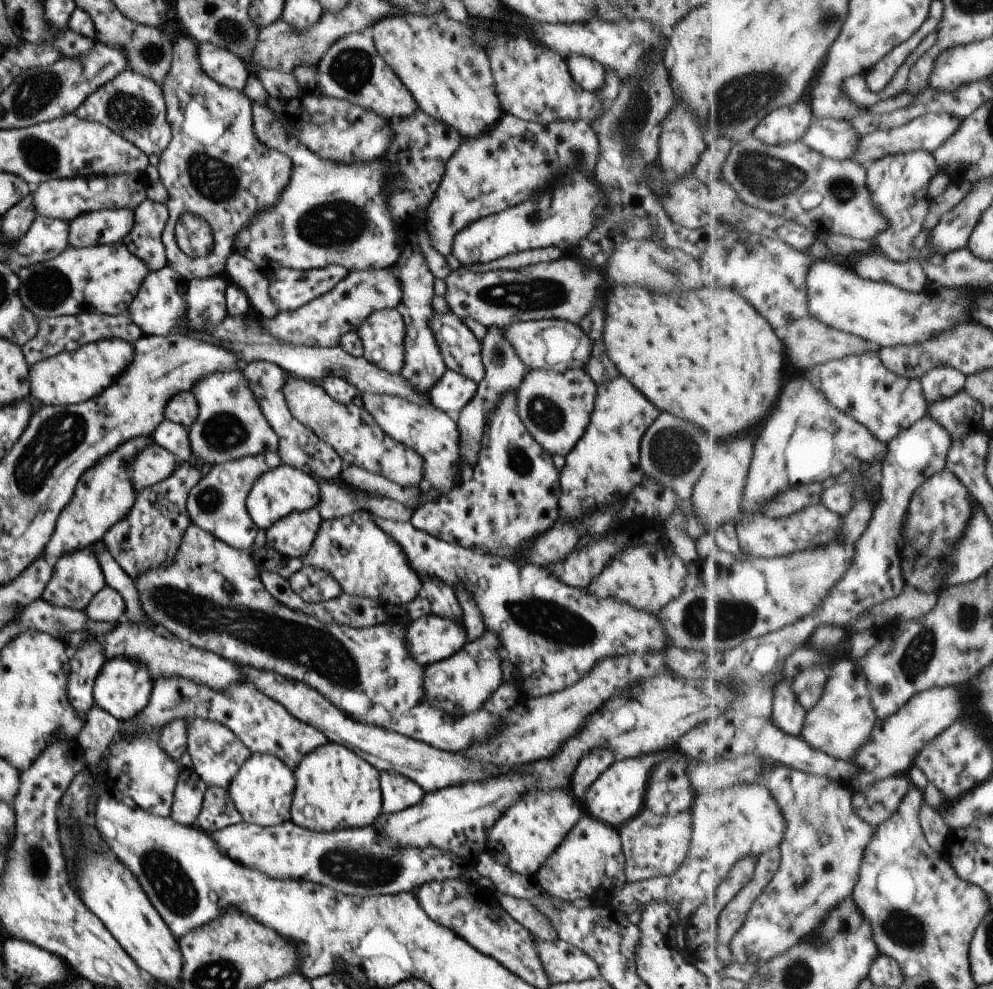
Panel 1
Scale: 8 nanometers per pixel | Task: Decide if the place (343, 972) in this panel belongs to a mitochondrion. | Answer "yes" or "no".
no

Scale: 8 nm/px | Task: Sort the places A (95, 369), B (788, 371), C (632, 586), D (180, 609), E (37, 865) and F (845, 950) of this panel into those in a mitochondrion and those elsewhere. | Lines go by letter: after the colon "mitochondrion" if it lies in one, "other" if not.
A: other
B: other
C: other
D: mitochondrion
E: mitochondrion
F: other

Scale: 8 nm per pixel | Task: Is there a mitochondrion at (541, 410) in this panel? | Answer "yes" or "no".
yes

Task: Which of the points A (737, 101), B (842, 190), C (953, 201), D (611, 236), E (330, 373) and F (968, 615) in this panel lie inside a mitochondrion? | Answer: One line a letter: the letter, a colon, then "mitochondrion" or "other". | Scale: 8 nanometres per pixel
A: mitochondrion
B: mitochondrion
C: other
D: other
E: other
F: mitochondrion

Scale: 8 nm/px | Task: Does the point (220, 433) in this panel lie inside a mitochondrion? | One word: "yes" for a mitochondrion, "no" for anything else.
yes

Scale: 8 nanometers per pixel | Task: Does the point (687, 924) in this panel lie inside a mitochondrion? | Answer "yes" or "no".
no

